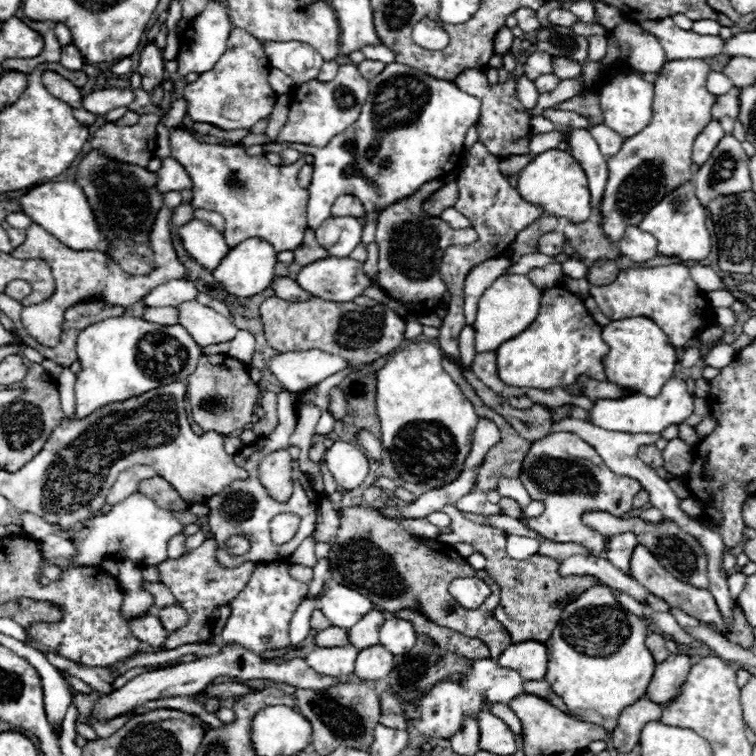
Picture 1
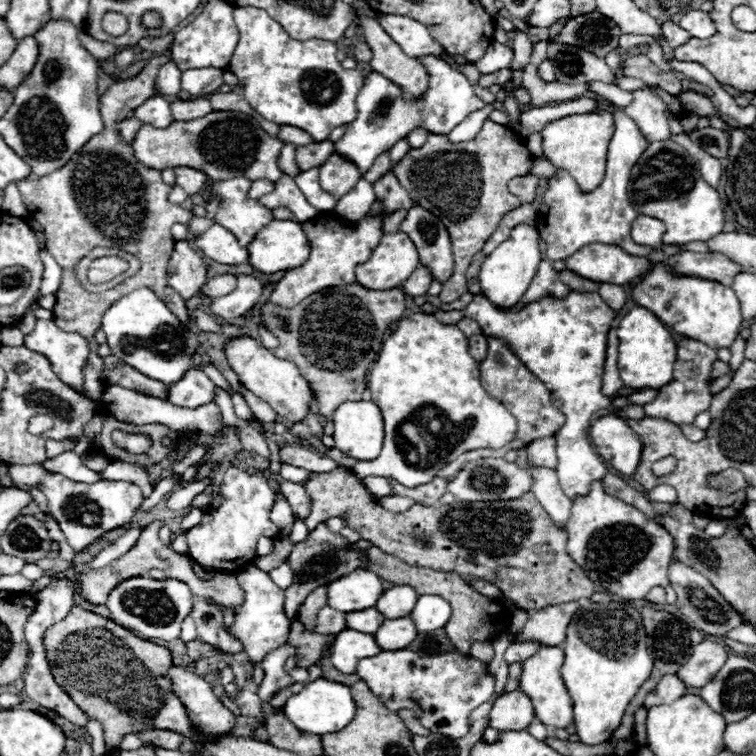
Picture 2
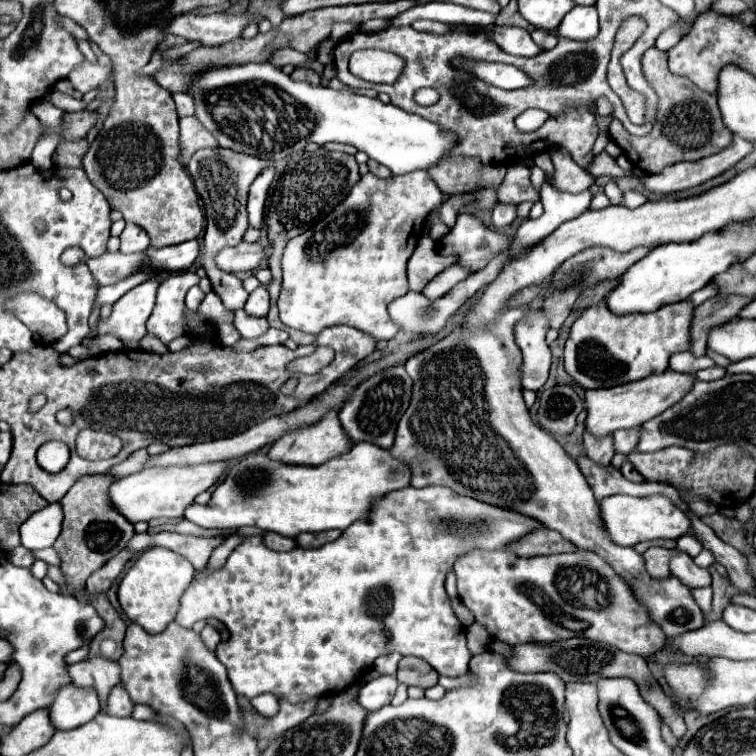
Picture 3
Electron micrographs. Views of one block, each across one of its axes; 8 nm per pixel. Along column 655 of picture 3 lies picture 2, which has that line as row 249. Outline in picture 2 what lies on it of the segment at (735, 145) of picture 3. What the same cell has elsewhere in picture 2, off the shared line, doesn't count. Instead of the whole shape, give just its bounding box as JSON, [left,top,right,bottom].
[168,242,206,300]

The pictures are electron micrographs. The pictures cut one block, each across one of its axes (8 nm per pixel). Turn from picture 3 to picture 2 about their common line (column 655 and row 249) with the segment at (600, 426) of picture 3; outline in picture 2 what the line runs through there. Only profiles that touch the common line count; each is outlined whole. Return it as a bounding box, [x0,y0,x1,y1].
[356,234,420,290]

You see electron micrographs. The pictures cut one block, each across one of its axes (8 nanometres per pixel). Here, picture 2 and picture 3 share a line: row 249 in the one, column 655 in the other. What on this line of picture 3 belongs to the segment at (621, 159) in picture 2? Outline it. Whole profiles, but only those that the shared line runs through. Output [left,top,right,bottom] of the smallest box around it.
[454,548,672,656]

